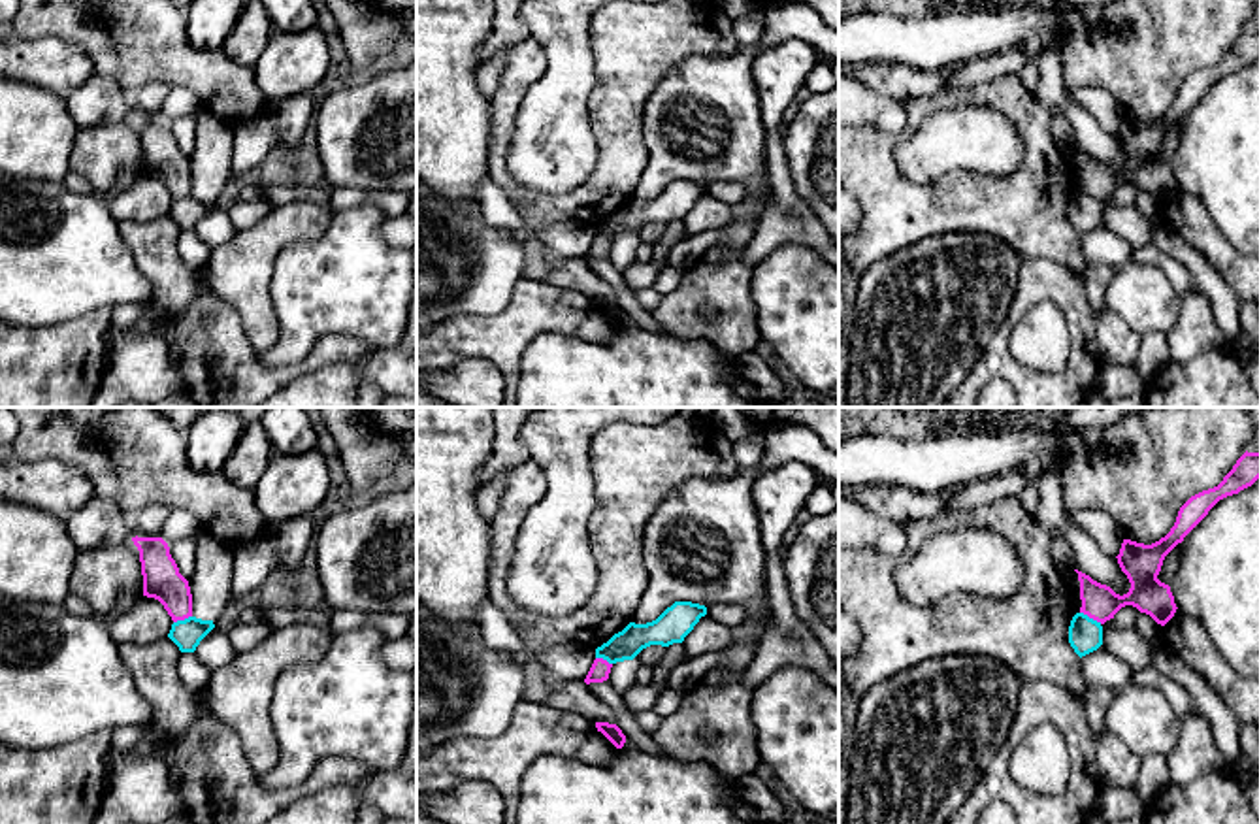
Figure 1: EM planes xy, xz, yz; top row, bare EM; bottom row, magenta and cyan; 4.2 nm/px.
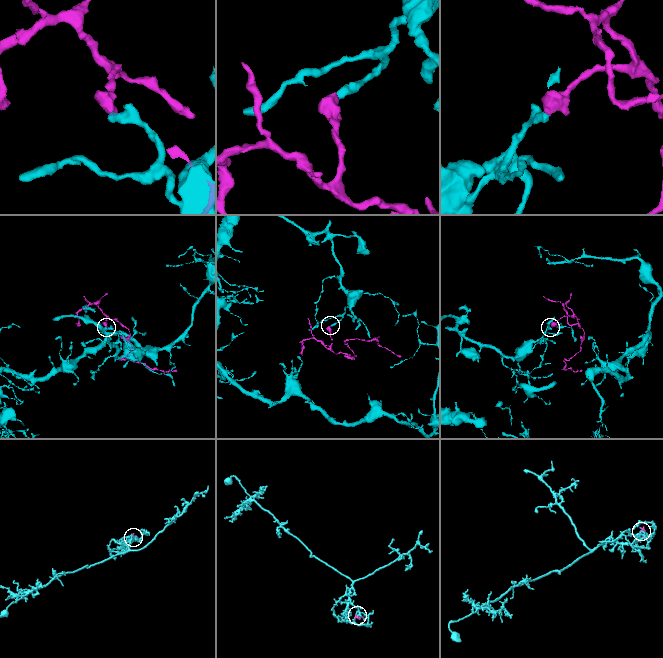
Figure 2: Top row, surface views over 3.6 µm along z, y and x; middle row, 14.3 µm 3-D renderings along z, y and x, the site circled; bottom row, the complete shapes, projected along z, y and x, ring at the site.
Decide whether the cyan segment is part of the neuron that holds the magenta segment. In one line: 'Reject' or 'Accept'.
Reject

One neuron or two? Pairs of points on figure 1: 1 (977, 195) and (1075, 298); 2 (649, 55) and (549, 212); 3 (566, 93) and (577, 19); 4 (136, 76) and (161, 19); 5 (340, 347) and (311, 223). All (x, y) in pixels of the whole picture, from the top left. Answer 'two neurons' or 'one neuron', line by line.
1: two neurons
2: one neuron
3: one neuron
4: one neuron
5: two neurons

